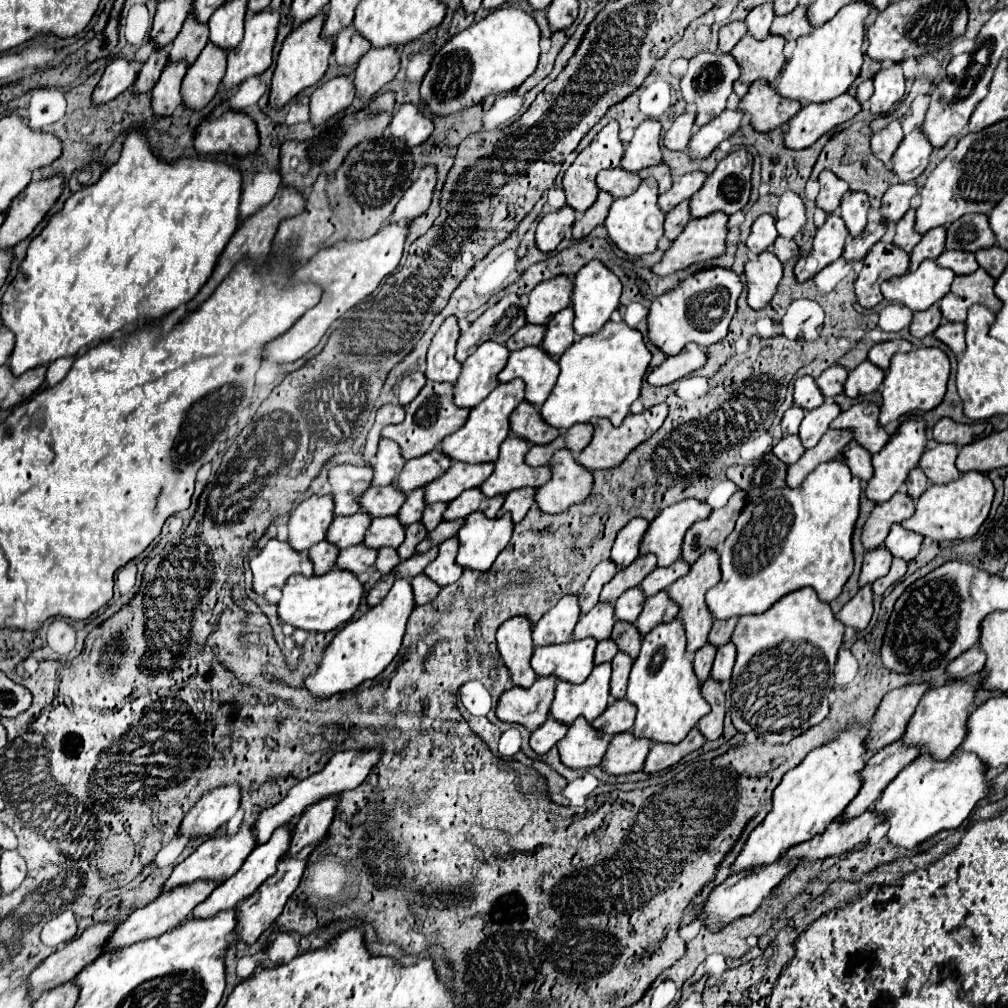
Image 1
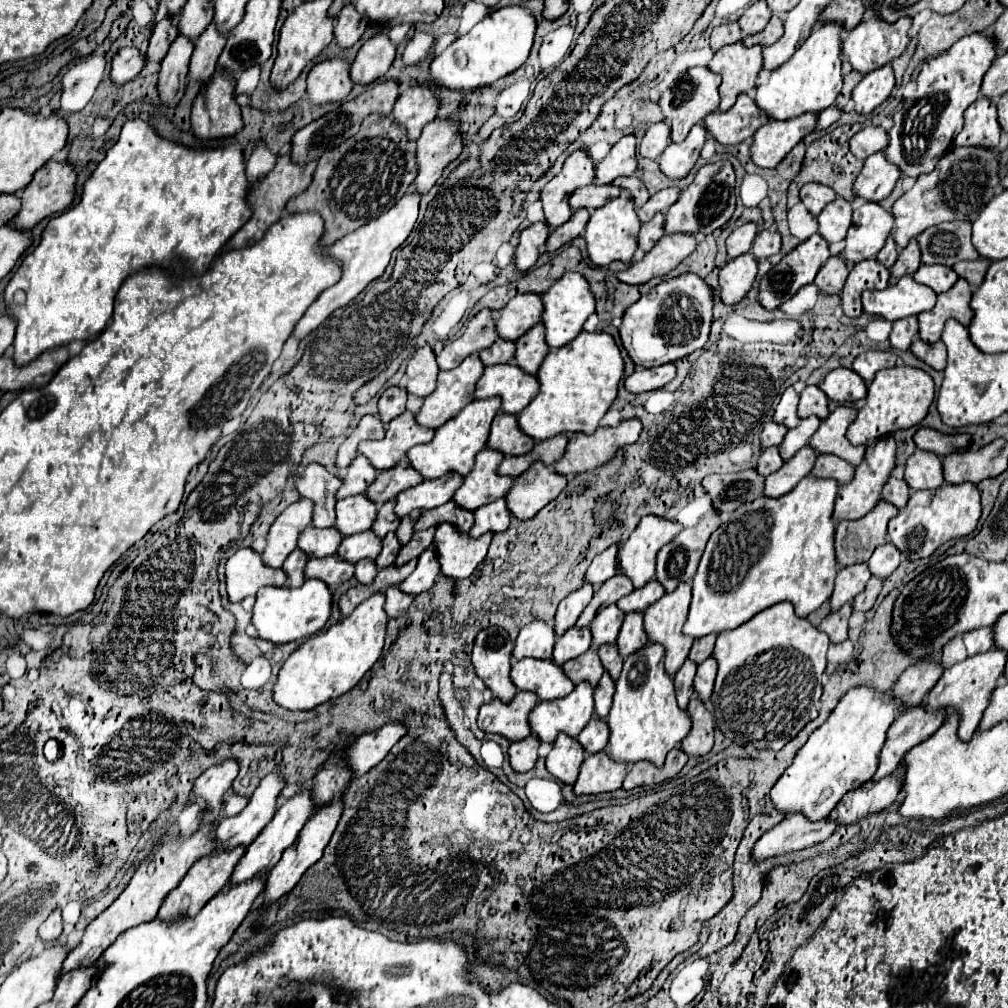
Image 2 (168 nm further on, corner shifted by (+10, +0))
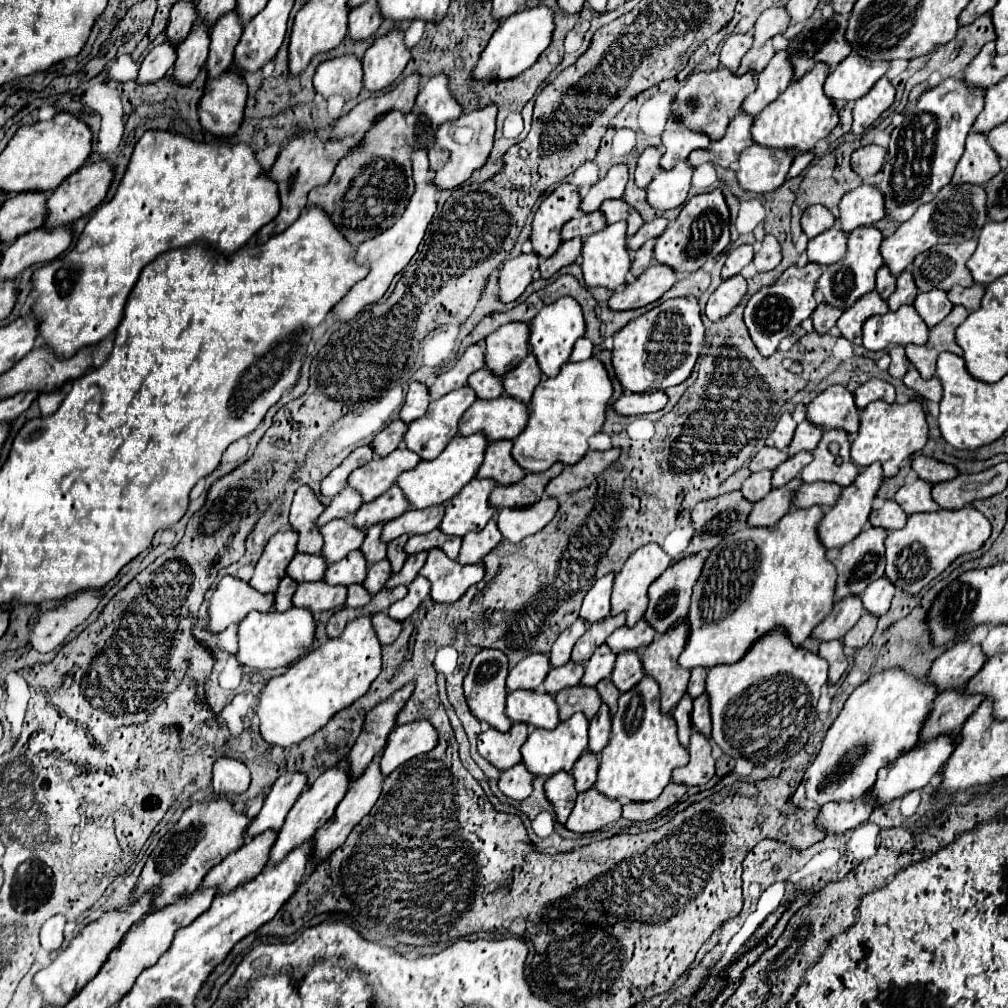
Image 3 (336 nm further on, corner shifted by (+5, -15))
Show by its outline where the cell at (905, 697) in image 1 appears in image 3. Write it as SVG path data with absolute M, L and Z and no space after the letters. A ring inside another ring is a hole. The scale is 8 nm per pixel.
M961 639L935 659L927 679L929 683L937 685L939 691L959 689L967 683L967 679L979 673L979 667L983 667L985 661L987 657L983 655L983 649L979 647L979 643Z

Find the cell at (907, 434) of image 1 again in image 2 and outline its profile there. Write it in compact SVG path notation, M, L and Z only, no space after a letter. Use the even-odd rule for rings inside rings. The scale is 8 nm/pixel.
M892 436L876 440L874 444L870 444L866 448L864 460L860 462L860 466L856 468L856 476L850 484L840 486L838 490L838 500L834 506L834 518L836 520L854 520L854 518L862 518L864 514L868 514L882 496L882 488L890 476L890 472L896 466L896 440Z

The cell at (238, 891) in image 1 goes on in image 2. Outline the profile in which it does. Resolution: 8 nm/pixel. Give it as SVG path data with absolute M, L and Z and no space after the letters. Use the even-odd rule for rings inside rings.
M304 790L304 792L298 792L294 794L292 798L284 800L282 806L276 810L274 818L270 820L270 824L260 832L260 836L254 840L254 844L250 844L246 848L246 854L240 858L240 862L236 864L230 880L228 880L228 886L234 886L234 884L240 884L240 882L246 882L246 880L252 880L256 876L264 876L270 868L274 868L282 856L282 852L294 844L298 832L302 830L302 826L306 824L306 820L312 816L314 812L314 802L312 802L312 796L310 796L310 790Z

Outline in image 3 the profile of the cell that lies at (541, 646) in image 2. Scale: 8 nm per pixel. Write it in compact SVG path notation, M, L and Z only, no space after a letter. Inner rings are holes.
M533 653L527 659L519 661L509 671L509 675L507 675L507 689L509 691L517 691L517 689L539 691L549 669L551 669L549 657L541 655L541 653Z

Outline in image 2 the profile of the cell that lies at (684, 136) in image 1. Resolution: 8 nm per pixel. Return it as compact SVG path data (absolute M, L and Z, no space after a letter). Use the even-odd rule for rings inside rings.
M658 122L658 124L652 124L642 142L640 142L640 154L646 156L646 158L660 158L660 154L664 152L664 148L670 144L670 126L666 122Z

